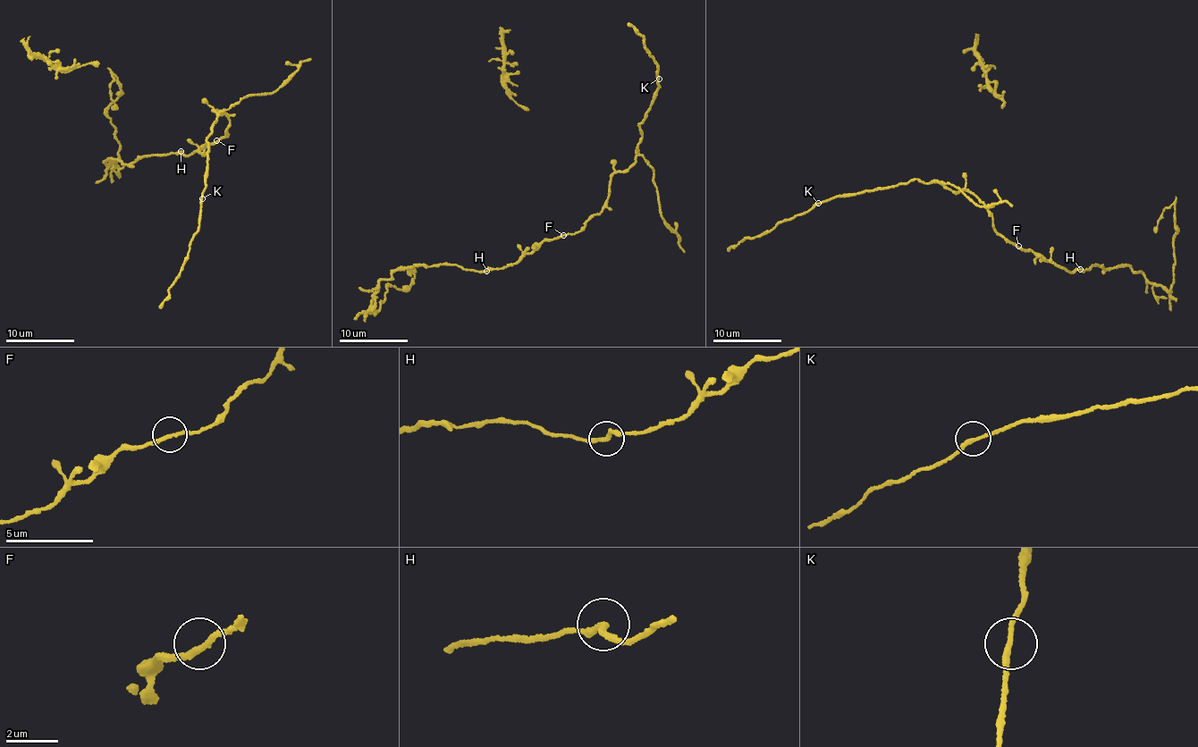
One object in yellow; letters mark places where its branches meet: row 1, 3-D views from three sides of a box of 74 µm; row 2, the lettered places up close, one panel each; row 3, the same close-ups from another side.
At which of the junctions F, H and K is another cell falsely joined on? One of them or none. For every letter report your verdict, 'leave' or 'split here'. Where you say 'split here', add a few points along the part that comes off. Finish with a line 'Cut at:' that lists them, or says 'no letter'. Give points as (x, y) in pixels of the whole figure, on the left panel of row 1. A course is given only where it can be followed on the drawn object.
F: leave
H: split here; course (181, 152), (107, 164), (115, 161), (119, 140), (106, 107), (122, 83), (113, 75), (111, 110)
K: leave
Cut at: H

